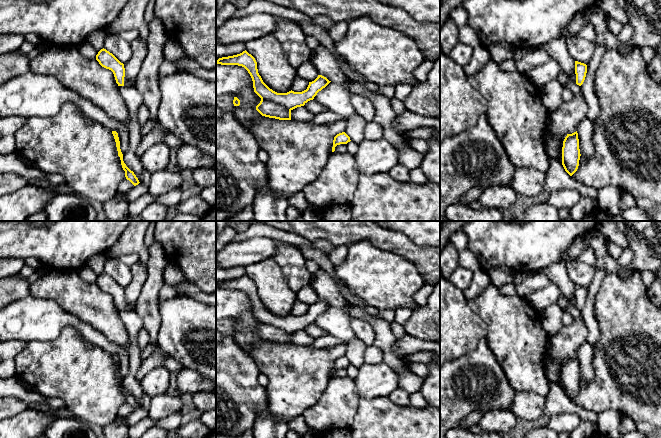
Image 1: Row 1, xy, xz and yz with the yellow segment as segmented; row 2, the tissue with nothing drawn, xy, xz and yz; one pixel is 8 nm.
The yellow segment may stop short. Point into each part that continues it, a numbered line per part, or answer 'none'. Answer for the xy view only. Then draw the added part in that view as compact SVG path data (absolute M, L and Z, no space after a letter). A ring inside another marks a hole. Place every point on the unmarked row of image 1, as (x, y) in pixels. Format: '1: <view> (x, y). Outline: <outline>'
1: xy (127, 307). Outline: M126 300L124 301L124 310L126 311L135 311L136 309L136 303L133 305L129 305ZM136 302L137 303L137 302Z

